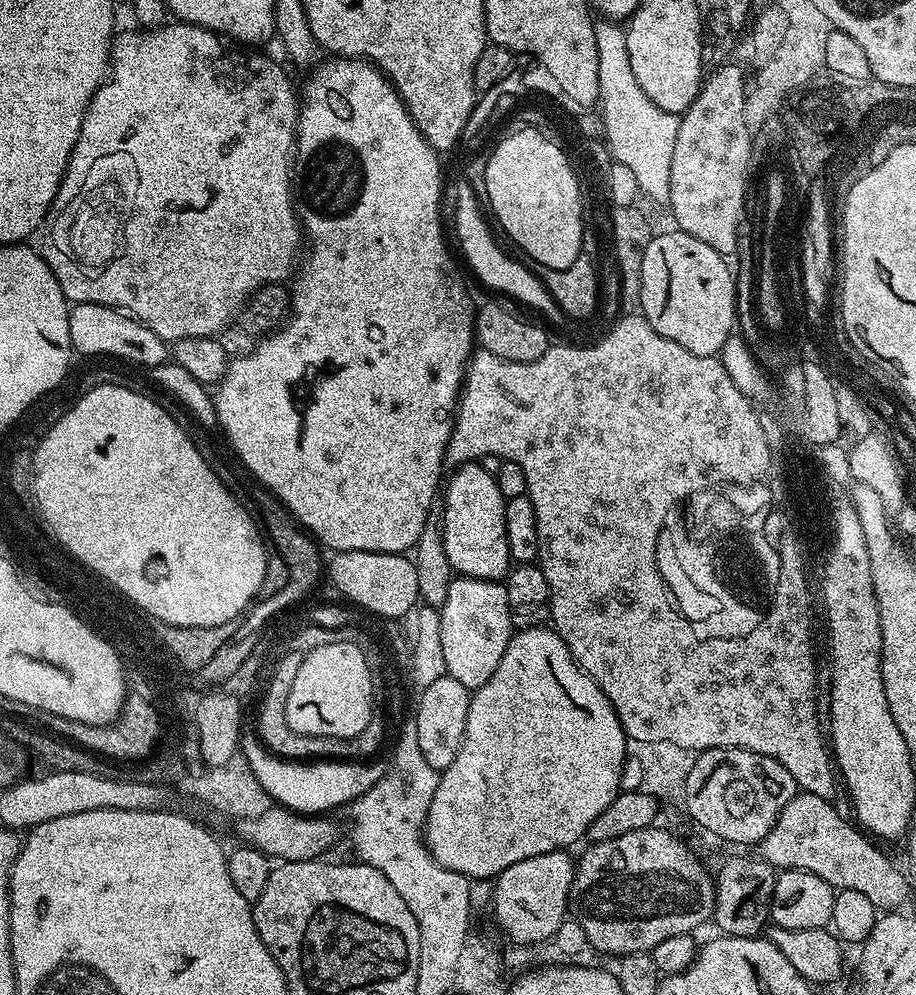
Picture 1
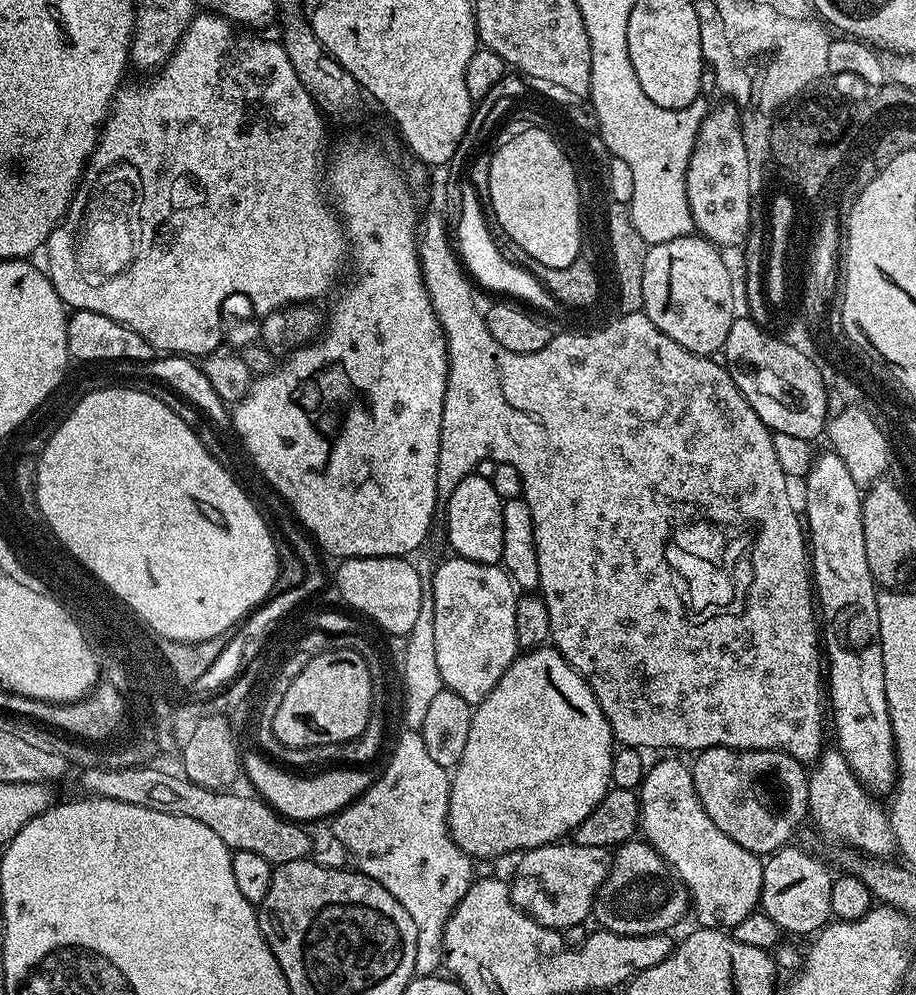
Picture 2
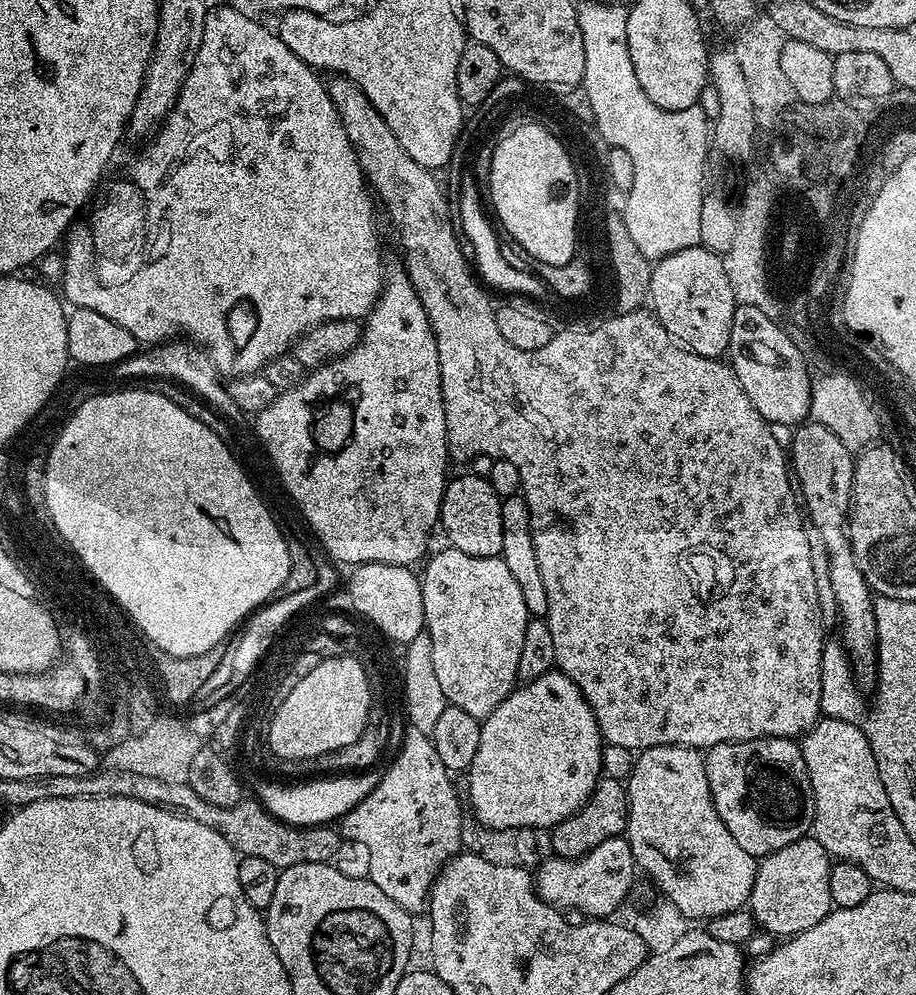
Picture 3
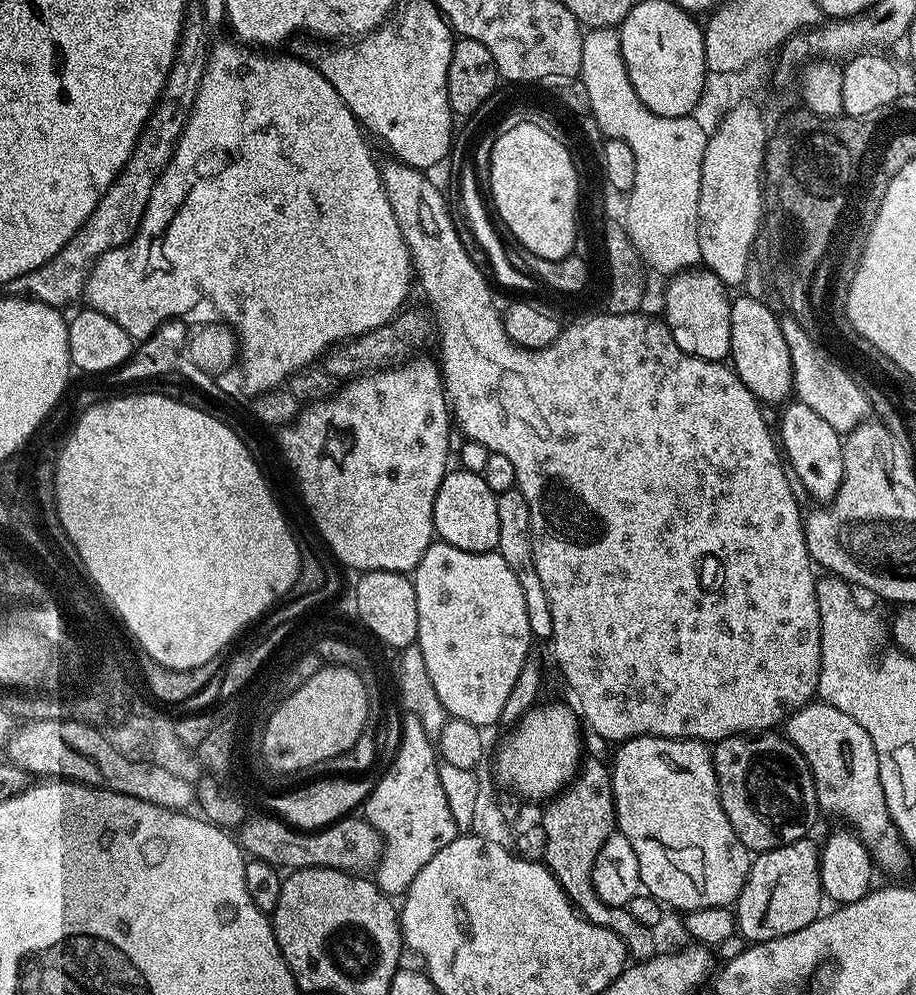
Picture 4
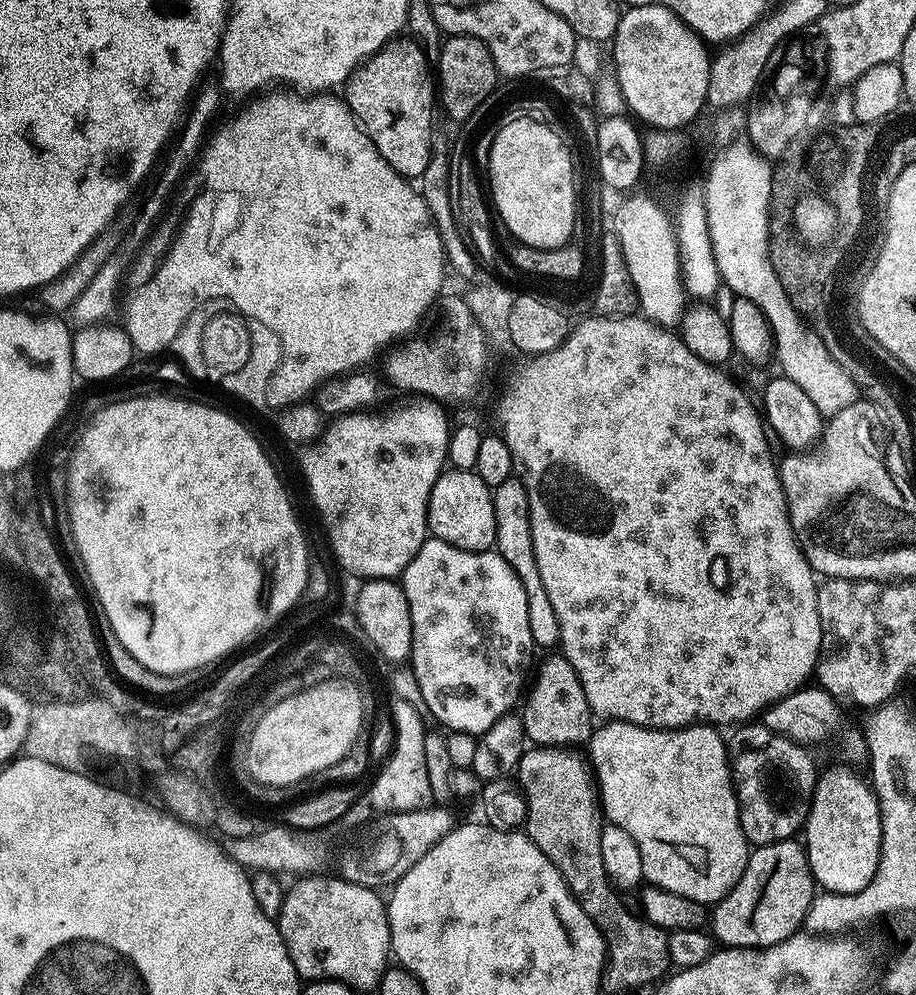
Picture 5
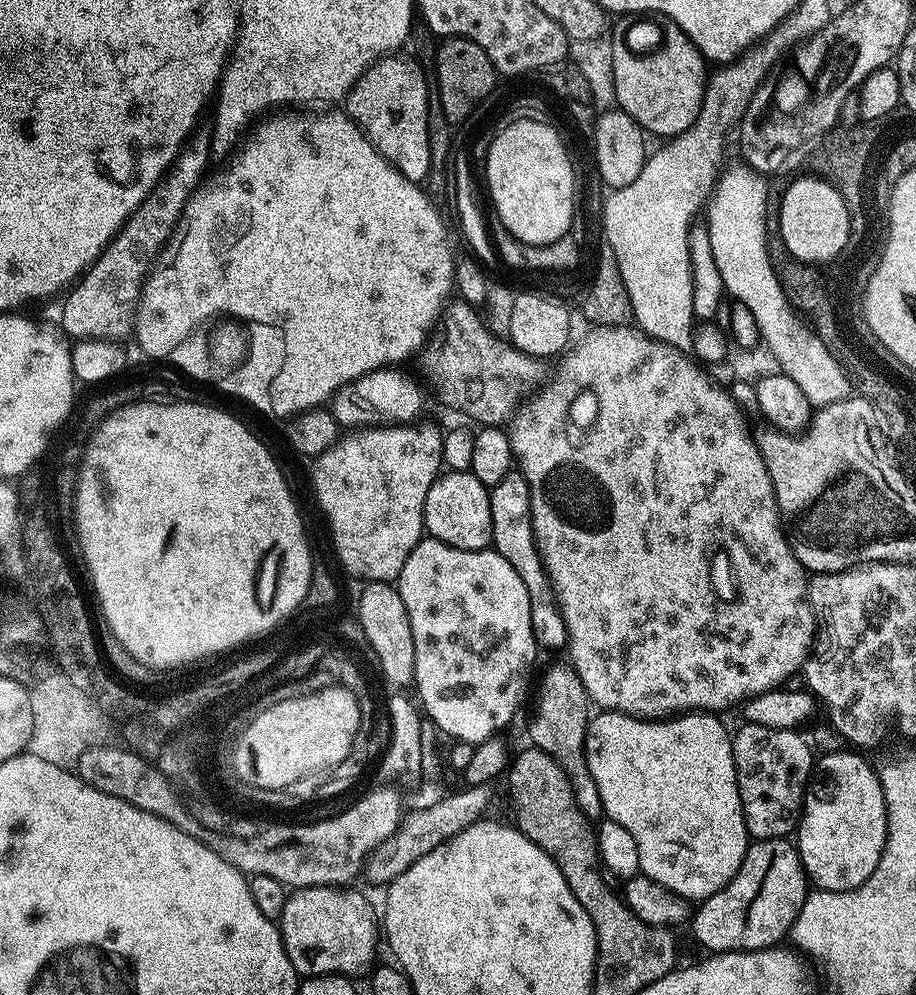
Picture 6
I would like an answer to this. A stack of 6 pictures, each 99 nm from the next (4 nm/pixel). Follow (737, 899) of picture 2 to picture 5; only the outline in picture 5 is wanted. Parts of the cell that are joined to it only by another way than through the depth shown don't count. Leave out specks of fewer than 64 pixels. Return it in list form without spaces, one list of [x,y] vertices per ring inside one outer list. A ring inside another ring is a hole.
[[[610,720],[601,723],[592,733],[591,740],[586,744],[587,755],[590,757],[590,767],[594,773],[594,779],[598,785],[600,806],[606,817],[607,823],[622,826],[630,838],[634,838],[634,846],[638,846],[638,854],[642,854],[642,870],[644,880],[649,885],[670,891],[673,894],[690,898],[694,902],[715,906],[720,899],[734,887],[738,878],[748,865],[750,845],[744,837],[744,831],[740,825],[740,807],[736,801],[736,792],[732,789],[732,770],[728,758],[728,745],[725,737],[720,737],[715,727],[710,724],[691,724],[688,728],[643,728],[637,724],[627,724],[621,720]]]

